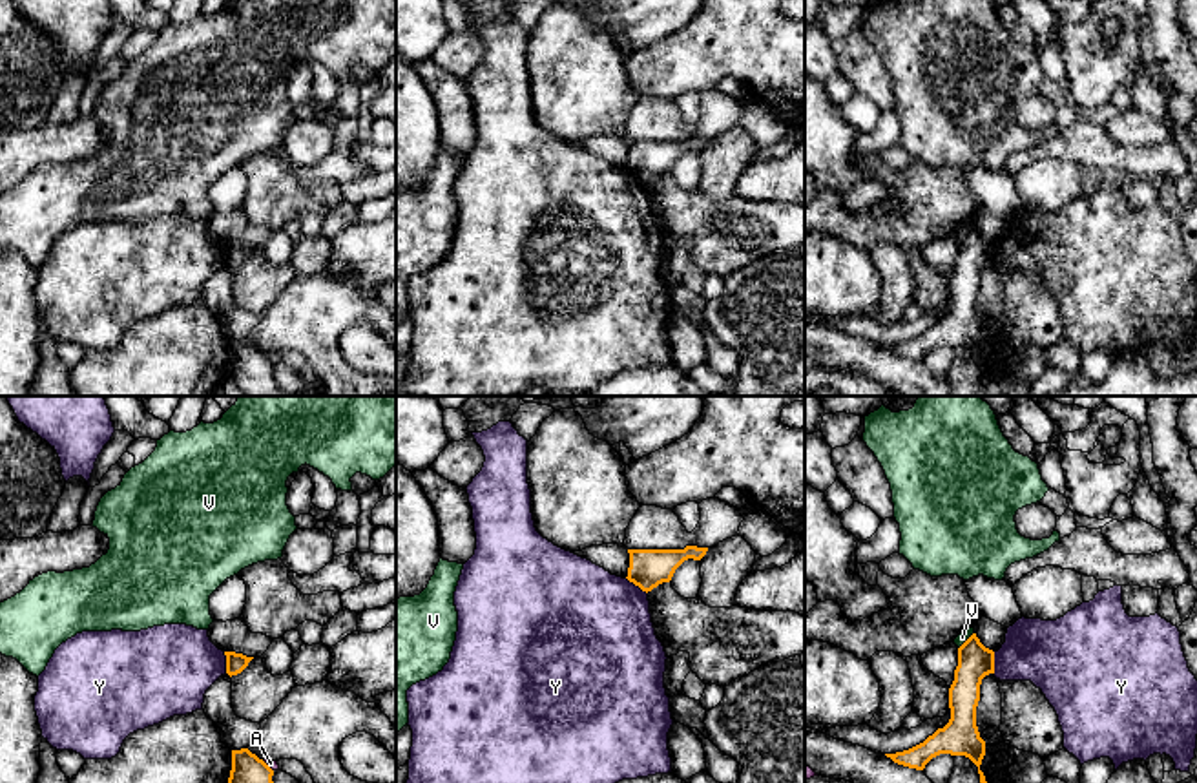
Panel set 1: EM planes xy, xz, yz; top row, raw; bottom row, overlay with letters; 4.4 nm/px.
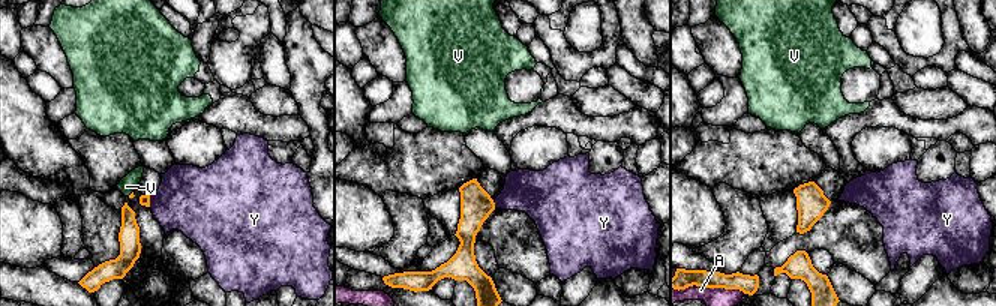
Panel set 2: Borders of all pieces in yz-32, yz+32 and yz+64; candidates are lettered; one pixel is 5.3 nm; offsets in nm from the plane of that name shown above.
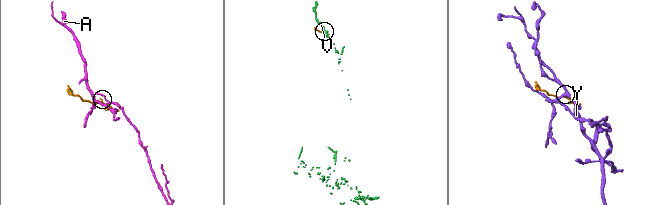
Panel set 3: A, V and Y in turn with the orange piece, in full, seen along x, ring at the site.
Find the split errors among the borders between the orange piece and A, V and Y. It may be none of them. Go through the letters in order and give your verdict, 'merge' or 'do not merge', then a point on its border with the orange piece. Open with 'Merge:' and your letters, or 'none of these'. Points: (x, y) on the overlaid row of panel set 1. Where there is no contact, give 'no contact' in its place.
Merge: none of these
A: do not merge; meets orange in xy at (267, 765)
V: do not merge; meets orange in yz at (966, 641)
Y: do not merge; meets orange in xy at (227, 663)

